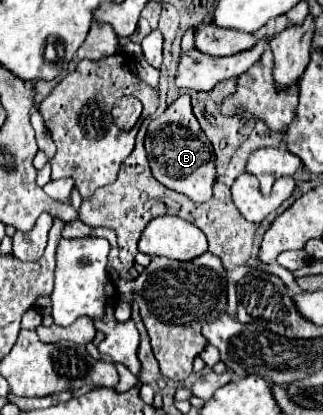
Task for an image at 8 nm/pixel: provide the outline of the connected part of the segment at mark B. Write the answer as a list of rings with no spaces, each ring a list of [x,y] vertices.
[[[181,95],[163,115],[151,119],[145,135],[145,149],[153,177],[159,183],[187,195],[195,203],[209,201],[215,183],[215,153],[193,115],[189,95]]]

